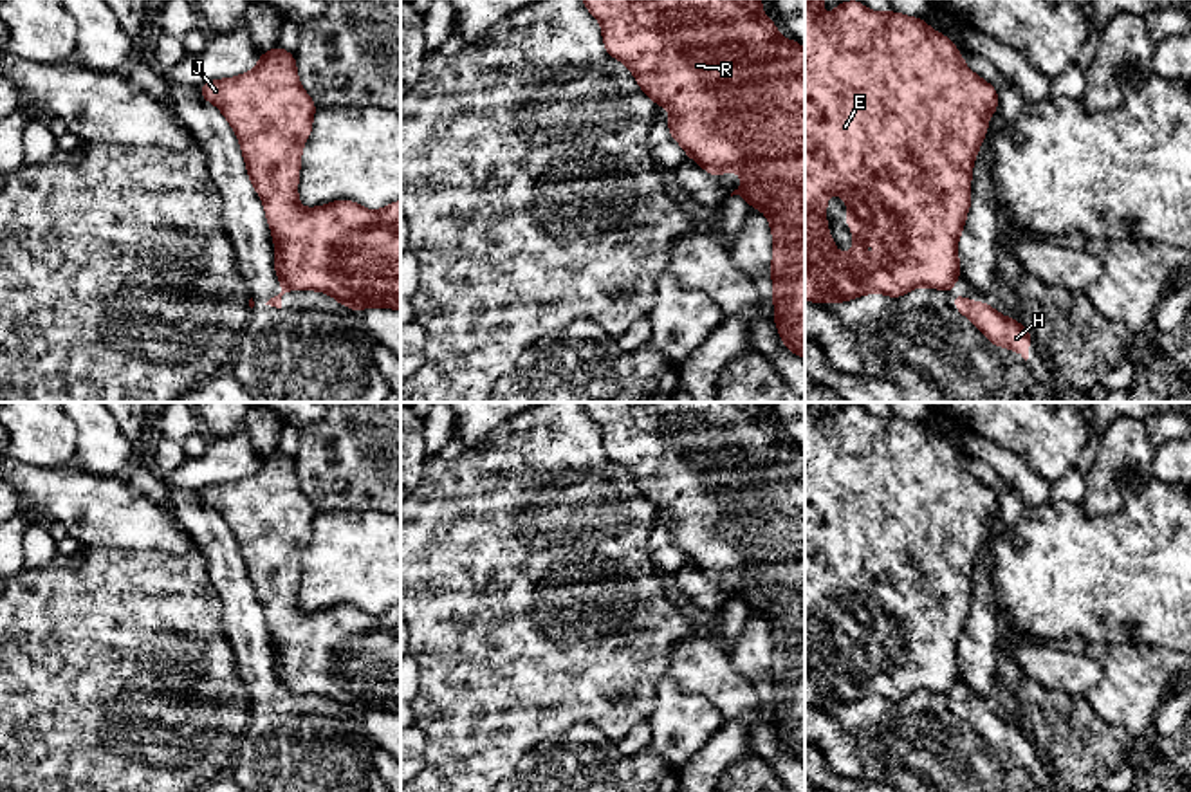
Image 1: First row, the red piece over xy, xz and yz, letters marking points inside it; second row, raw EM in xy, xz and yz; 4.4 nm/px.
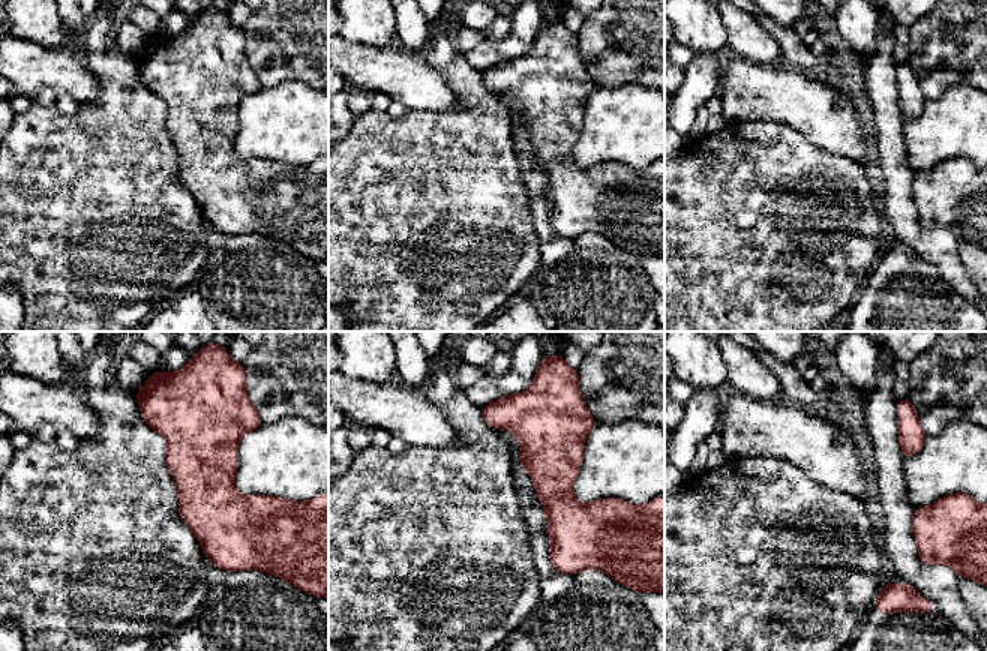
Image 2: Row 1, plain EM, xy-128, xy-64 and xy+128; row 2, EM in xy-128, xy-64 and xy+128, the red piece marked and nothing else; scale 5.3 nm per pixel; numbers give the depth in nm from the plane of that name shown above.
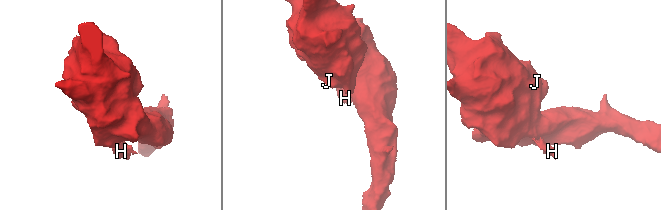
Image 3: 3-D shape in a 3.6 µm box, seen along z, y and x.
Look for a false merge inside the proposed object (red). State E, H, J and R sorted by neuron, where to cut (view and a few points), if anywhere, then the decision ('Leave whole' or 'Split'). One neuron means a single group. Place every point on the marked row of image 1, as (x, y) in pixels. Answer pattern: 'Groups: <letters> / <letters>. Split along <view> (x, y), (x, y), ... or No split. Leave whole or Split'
Groups: E J R / H. Split along xy (280, 280), (289, 287). Split

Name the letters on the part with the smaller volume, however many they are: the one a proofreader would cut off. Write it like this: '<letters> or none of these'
H

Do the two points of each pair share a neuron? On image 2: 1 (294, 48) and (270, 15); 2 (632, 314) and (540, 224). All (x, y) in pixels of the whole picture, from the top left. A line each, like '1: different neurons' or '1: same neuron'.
1: same neuron
2: same neuron

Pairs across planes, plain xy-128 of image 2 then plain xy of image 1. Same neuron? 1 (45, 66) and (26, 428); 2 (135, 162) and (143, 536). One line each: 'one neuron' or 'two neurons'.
1: two neurons
2: two neurons

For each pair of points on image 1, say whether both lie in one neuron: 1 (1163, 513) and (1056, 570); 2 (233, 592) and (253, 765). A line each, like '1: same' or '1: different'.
1: same
2: same

